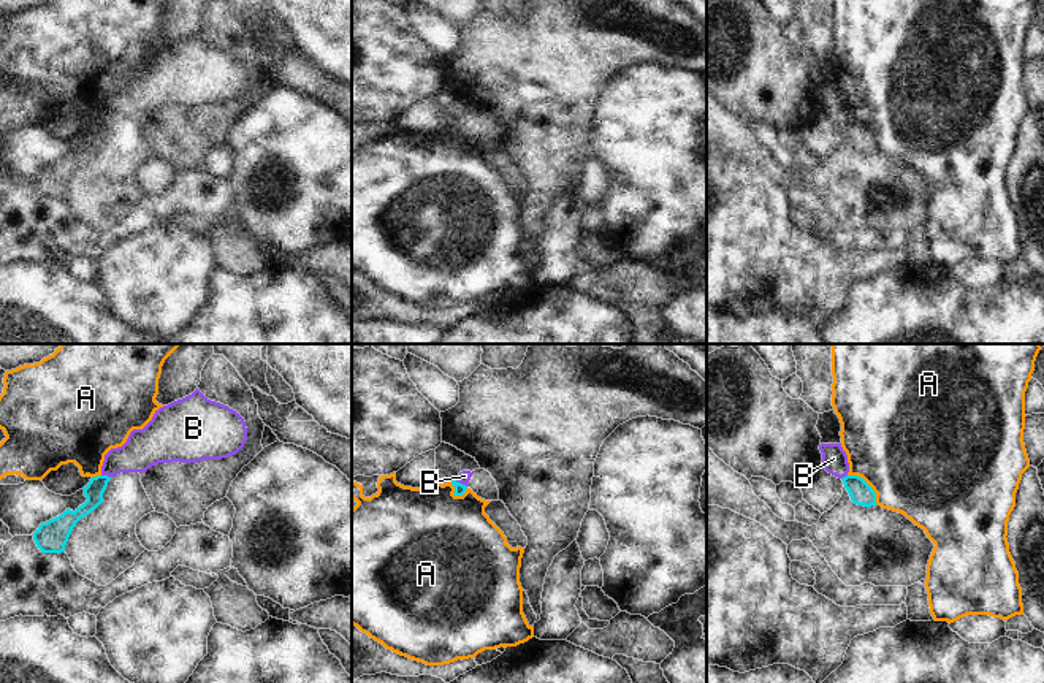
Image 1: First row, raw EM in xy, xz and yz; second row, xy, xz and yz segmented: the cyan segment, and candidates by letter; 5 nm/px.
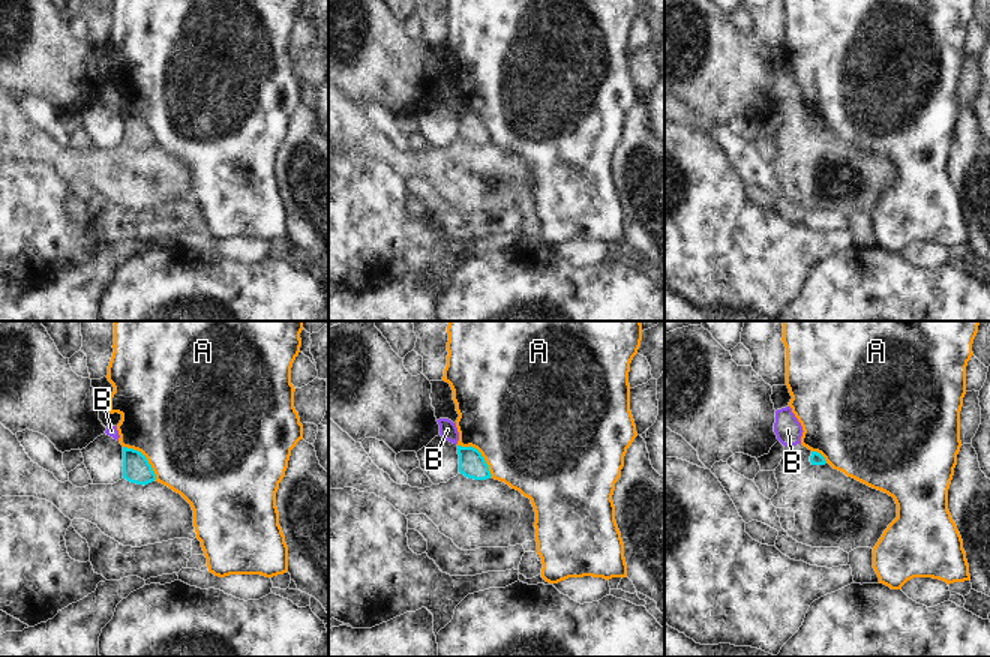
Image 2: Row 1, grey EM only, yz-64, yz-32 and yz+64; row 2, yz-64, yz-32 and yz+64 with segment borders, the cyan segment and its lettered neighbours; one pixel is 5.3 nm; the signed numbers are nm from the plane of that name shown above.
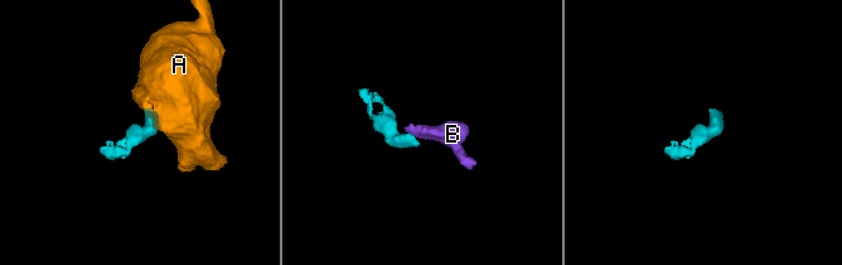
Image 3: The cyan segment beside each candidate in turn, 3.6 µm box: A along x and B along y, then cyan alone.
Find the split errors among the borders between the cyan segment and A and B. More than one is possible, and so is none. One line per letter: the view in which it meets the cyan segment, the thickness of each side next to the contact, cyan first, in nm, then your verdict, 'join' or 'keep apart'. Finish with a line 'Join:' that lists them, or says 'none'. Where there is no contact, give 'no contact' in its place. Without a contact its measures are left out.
A: contact in yz; calibres 120 and 500 nm; keep apart
B: contact in xz; calibres 60 and 60 nm; keep apart
Join: none

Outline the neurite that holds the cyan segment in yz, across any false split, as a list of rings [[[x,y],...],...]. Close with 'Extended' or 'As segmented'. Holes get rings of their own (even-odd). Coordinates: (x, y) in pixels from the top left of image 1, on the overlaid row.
[[[846,475],[841,479],[848,490],[851,501],[857,506],[871,507],[876,504],[876,493],[873,488],[859,475]]]. As segmented

